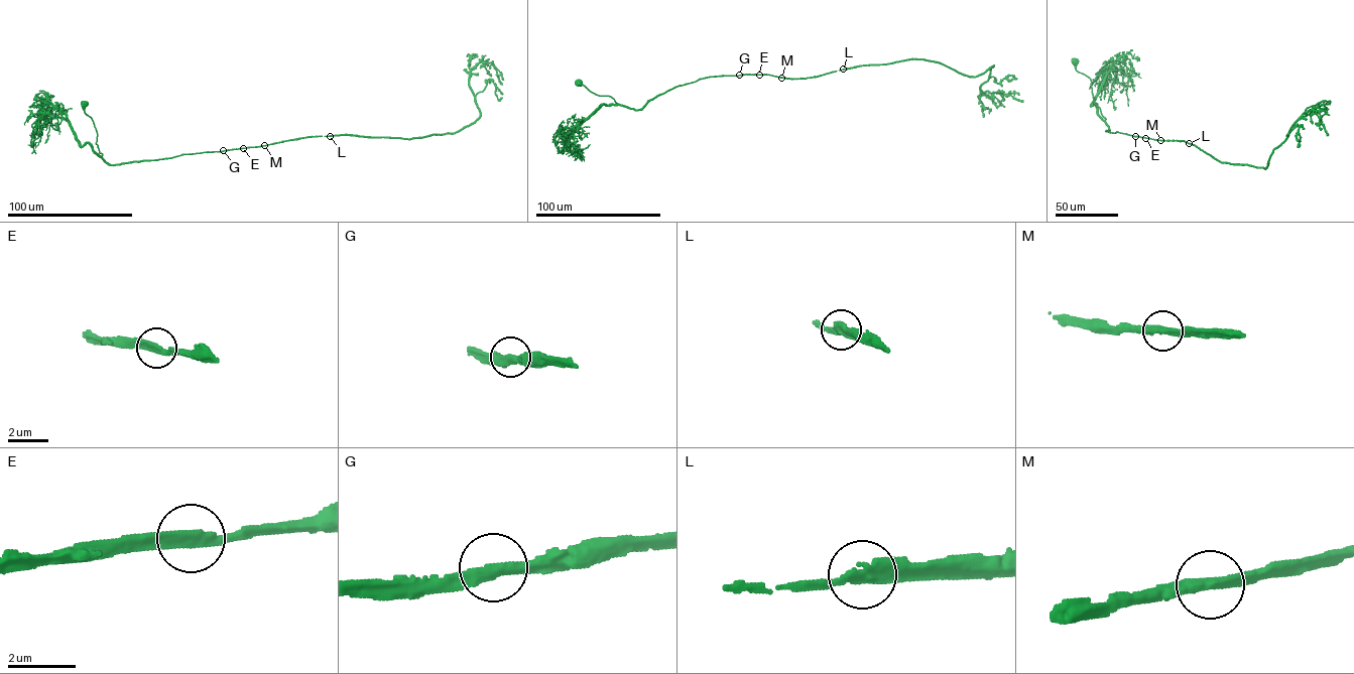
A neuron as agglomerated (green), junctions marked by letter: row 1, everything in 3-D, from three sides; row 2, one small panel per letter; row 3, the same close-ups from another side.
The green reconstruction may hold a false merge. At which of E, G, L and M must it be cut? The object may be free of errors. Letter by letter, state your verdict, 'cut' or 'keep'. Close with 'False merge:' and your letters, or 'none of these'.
E: keep
G: keep
L: keep
M: keep
False merge: none of these

